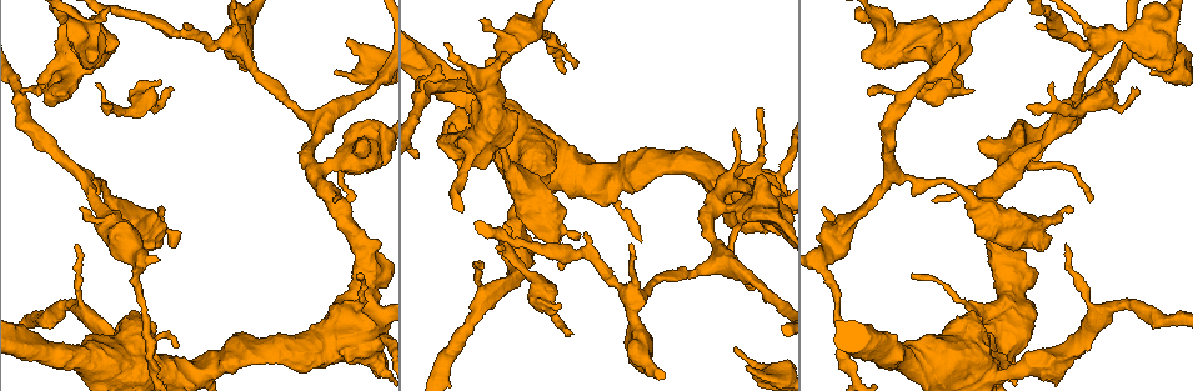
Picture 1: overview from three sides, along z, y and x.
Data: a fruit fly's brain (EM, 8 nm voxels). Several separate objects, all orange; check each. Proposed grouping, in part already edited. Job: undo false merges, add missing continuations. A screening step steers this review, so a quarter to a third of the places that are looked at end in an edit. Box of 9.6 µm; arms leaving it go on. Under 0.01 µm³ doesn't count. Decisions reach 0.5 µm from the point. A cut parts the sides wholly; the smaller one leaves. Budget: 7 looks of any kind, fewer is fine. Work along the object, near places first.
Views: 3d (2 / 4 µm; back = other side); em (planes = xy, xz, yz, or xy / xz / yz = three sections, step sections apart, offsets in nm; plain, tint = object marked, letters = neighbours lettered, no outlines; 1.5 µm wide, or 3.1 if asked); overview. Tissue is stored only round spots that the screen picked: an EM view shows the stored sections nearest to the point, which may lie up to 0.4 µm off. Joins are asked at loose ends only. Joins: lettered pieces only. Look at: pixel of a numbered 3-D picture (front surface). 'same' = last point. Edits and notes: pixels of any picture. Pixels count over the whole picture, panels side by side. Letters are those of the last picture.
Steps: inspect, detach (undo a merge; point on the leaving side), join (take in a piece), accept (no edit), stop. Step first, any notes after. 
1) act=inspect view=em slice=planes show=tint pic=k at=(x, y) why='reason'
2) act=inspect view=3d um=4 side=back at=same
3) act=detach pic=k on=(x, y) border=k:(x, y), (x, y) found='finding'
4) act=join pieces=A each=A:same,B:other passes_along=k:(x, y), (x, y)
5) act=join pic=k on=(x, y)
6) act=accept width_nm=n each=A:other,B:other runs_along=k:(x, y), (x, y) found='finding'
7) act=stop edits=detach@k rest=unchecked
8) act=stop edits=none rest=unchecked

act=inspect view=em slice=planes show=letters pic=1 at=(171, 89) why='thin end'

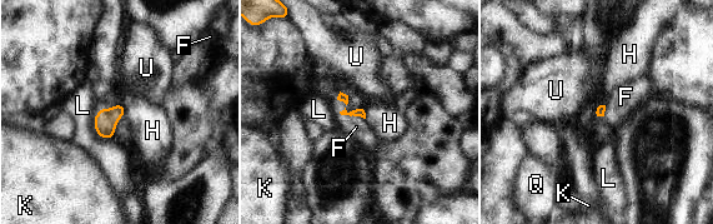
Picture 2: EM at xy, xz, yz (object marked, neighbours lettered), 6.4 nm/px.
act=join pieces=F each=F:same,H:other,K:other,L:other,Q:other,U:other passes_along=2:(361, 113), (354, 115), (356, 127) found='it goes on there'

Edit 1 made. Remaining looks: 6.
act=inspect view=overview

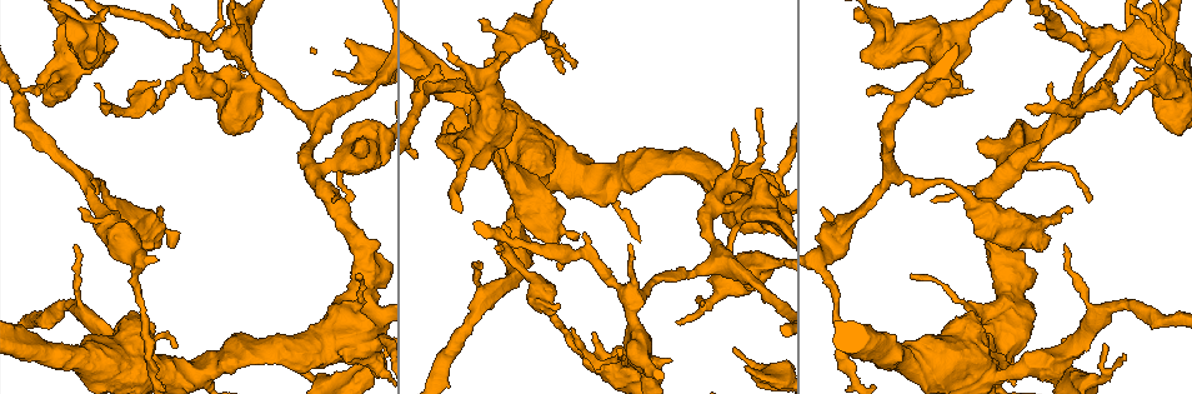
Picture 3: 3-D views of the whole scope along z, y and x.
act=inspect view=3d um=2 pic=3 at=(85, 179) why='arms part here'

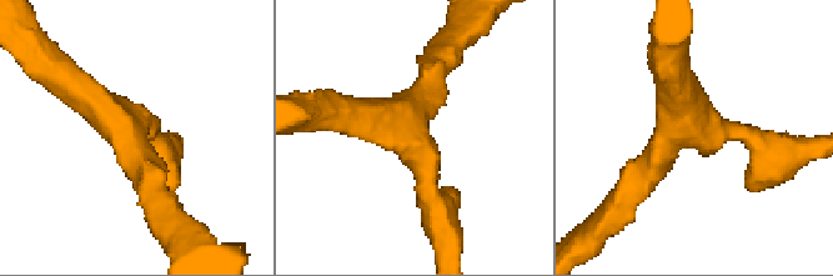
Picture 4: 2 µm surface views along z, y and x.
act=inspect view=em slice=xy step=8 show=letters pic=4 at=(691, 128) arms=3 arm_widths_nm=220,260,280 why='shape alone is not enough'

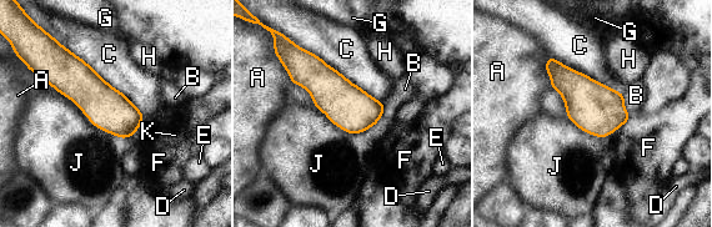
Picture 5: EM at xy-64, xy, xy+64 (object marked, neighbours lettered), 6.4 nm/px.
act=accept width_nm=280 longest_contact=C:700nm each=A:other,B:other,C:other,D:other,E:other,F:other,G:other,H:other,J:other,K:other found='one neuron here'

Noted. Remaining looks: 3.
act=stop edits=join@2 rest=unchecked

